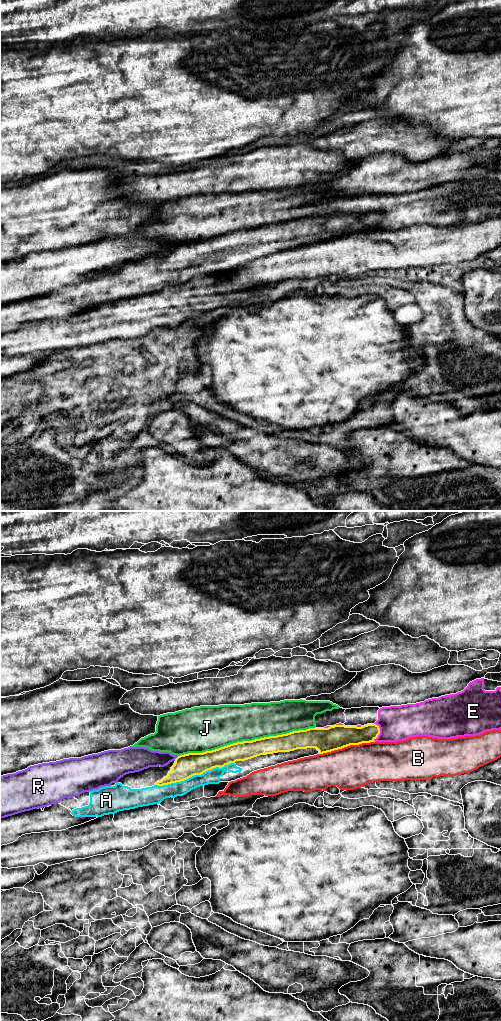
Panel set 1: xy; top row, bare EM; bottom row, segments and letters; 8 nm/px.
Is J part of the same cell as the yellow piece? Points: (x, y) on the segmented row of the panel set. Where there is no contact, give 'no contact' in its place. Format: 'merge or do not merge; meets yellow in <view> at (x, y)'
do not merge; meets yellow in xy at (246, 741)

